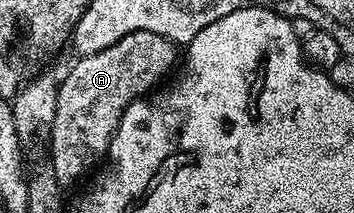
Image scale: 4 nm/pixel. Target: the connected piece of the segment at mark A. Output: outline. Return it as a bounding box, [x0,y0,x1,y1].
[49,31,175,187]

